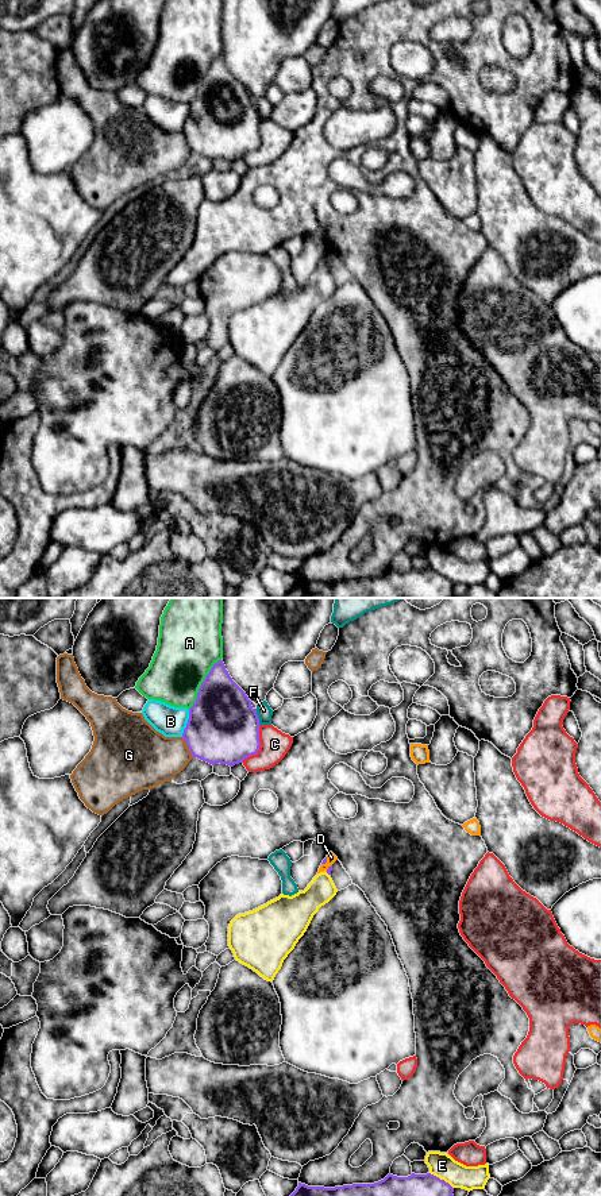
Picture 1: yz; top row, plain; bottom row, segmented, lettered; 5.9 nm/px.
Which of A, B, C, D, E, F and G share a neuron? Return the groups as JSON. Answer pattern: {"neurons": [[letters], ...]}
{"neurons": [["A"], ["B"], ["C"], ["D", "E"], ["F"], ["G"]]}

